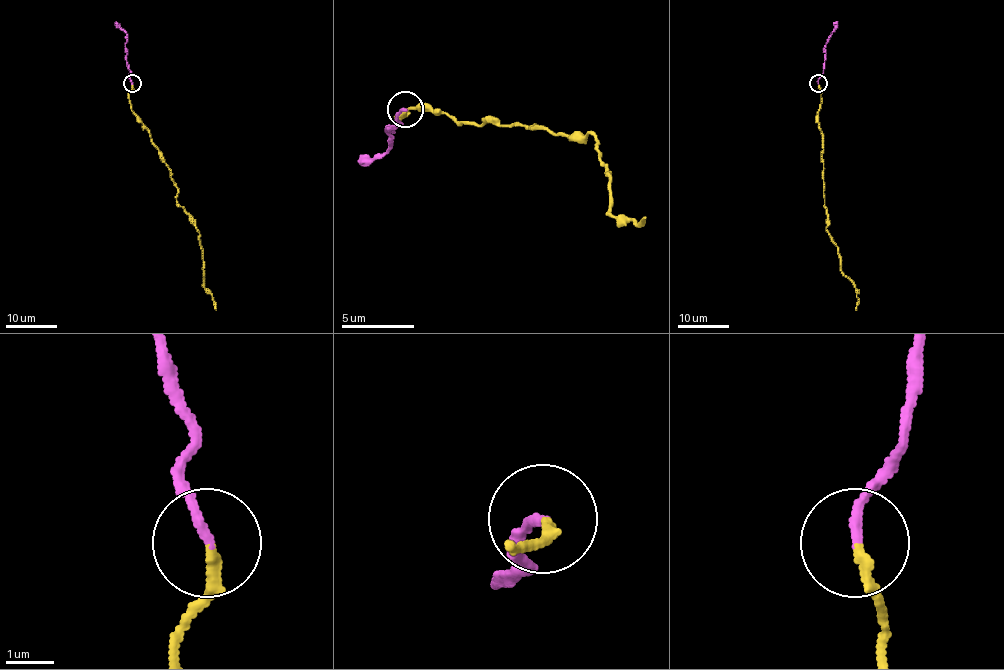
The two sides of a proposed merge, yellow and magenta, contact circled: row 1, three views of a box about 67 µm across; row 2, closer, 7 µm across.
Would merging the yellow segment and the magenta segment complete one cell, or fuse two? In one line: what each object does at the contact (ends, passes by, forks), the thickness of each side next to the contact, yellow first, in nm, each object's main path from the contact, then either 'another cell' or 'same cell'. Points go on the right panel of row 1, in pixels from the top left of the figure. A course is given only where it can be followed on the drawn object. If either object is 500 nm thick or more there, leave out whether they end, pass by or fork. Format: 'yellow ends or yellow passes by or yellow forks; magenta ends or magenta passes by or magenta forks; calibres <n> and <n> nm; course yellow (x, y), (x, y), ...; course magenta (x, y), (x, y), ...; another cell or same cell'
yellow ends; magenta ends; calibres 200 and 200 nm; course yellow (818, 84), (826, 227), (837, 247), (840, 270), (854, 286), (858, 298), (855, 310); course magenta (818, 84), (824, 68), (824, 45), (837, 21); same cell

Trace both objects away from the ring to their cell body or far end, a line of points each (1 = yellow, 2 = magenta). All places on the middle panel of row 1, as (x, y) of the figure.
1: (404, 110), (397, 117), (419, 110), (481, 124), (586, 132), (608, 172), (612, 212), (637, 223), (645, 216)
2: (404, 110), (397, 128), (386, 128), (389, 146), (360, 165)

